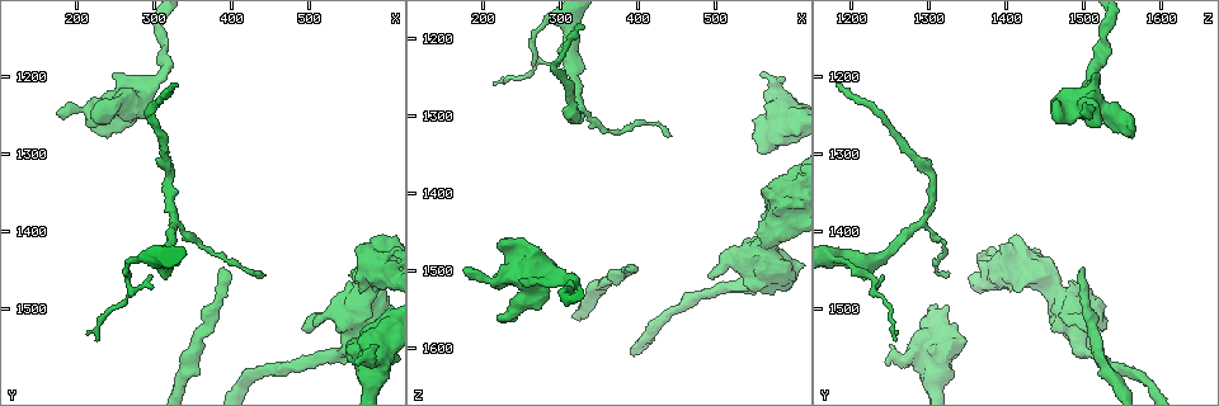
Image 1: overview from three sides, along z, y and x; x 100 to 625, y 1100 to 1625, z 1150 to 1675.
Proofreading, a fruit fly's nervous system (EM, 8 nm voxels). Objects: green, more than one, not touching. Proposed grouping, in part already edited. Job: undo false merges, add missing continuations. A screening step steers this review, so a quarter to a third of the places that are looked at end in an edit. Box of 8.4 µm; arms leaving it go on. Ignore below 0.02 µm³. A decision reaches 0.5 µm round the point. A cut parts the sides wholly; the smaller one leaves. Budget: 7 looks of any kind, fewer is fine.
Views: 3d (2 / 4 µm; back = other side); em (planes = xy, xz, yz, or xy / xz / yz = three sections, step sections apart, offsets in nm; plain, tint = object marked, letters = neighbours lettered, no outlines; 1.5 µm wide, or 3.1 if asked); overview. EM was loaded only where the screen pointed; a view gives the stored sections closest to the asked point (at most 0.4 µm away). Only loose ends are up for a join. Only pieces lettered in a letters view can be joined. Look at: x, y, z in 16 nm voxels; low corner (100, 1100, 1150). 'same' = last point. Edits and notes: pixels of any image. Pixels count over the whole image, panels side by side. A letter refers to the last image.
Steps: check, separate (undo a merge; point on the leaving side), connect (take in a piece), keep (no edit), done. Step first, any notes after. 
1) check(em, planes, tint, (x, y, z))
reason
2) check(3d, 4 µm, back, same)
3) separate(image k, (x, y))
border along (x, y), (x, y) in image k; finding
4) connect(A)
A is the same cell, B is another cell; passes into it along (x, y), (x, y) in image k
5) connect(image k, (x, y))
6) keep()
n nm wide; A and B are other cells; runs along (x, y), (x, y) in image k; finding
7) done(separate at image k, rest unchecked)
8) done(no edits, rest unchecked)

check(em, 3.1 µm, planes, plain, (250, 1195, 1515))
free end

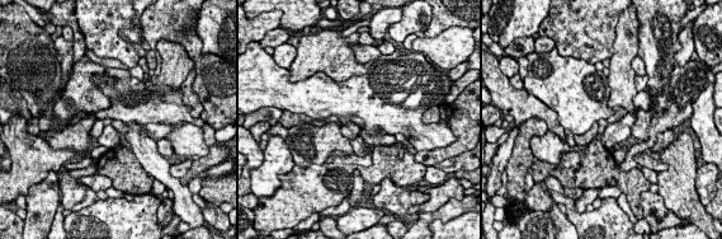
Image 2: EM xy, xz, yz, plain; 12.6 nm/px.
check(em, 3.1 µm, planes, tint, same)
with the object marked

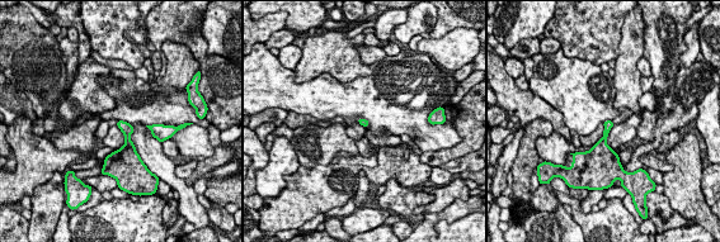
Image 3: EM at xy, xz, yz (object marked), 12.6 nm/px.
check(em, 3.1 µm, planes, letters, same)
what lies round it

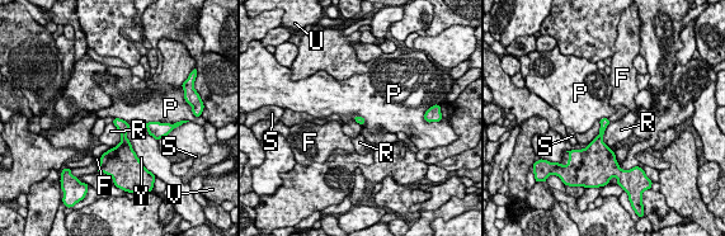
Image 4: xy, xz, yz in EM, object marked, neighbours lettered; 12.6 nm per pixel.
keep()
F, P, R, S, U, V and Y are other cells; border along (352, 117), (362, 117), (366, 121) in image 4; none of them fits

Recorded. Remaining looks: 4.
check(em, xy, step 4, letters, (385, 1450, 1505))
free end

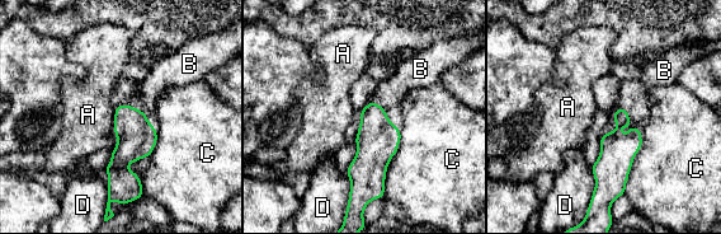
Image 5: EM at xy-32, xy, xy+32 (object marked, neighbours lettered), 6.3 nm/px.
check(em, planes, letters, same)
another direction

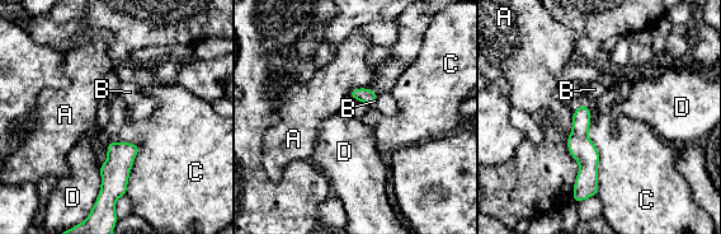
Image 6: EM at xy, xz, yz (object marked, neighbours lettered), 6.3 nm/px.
connect(B)
100 nm wide; B is the same cell, A, C and D are other cells; passes into it along (579, 143), (584, 104), (594, 89) in image 6; it goes on there

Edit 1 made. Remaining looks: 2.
check(em, xy, step 4, letters, (330, 1210, 1185))
long arm stops here

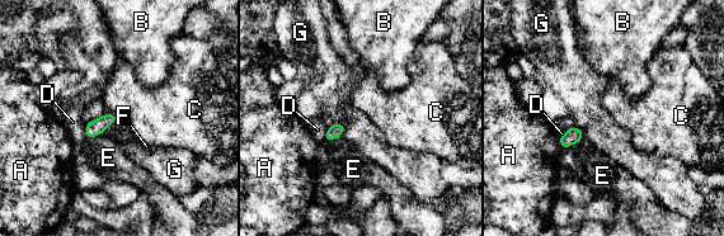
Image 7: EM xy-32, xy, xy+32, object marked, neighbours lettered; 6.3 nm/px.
keep()
A, B, C, D, E, F and G are other cells; border along (109, 112), (114, 114) in image 7; none of them fits

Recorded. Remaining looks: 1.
done(connect at image 6, rest unchecked)

